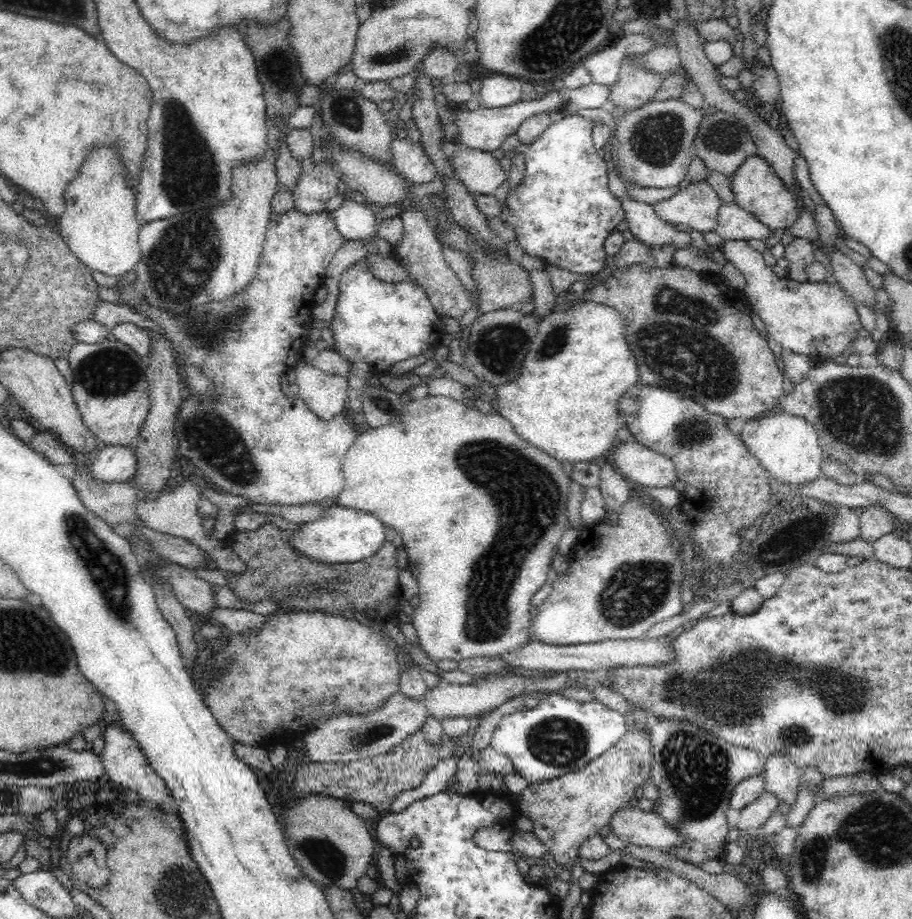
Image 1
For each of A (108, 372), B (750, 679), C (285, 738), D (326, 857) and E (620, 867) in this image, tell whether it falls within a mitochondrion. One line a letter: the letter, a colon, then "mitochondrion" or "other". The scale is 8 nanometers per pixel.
A: mitochondrion
B: mitochondrion
C: other
D: mitochondrion
E: other

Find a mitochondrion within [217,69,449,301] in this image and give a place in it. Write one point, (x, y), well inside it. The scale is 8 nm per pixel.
(345, 109)

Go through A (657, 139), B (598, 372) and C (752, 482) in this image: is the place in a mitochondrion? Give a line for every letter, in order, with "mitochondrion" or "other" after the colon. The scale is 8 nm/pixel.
A: mitochondrion
B: other
C: other

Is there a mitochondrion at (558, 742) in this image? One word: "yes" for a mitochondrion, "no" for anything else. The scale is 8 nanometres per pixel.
yes

